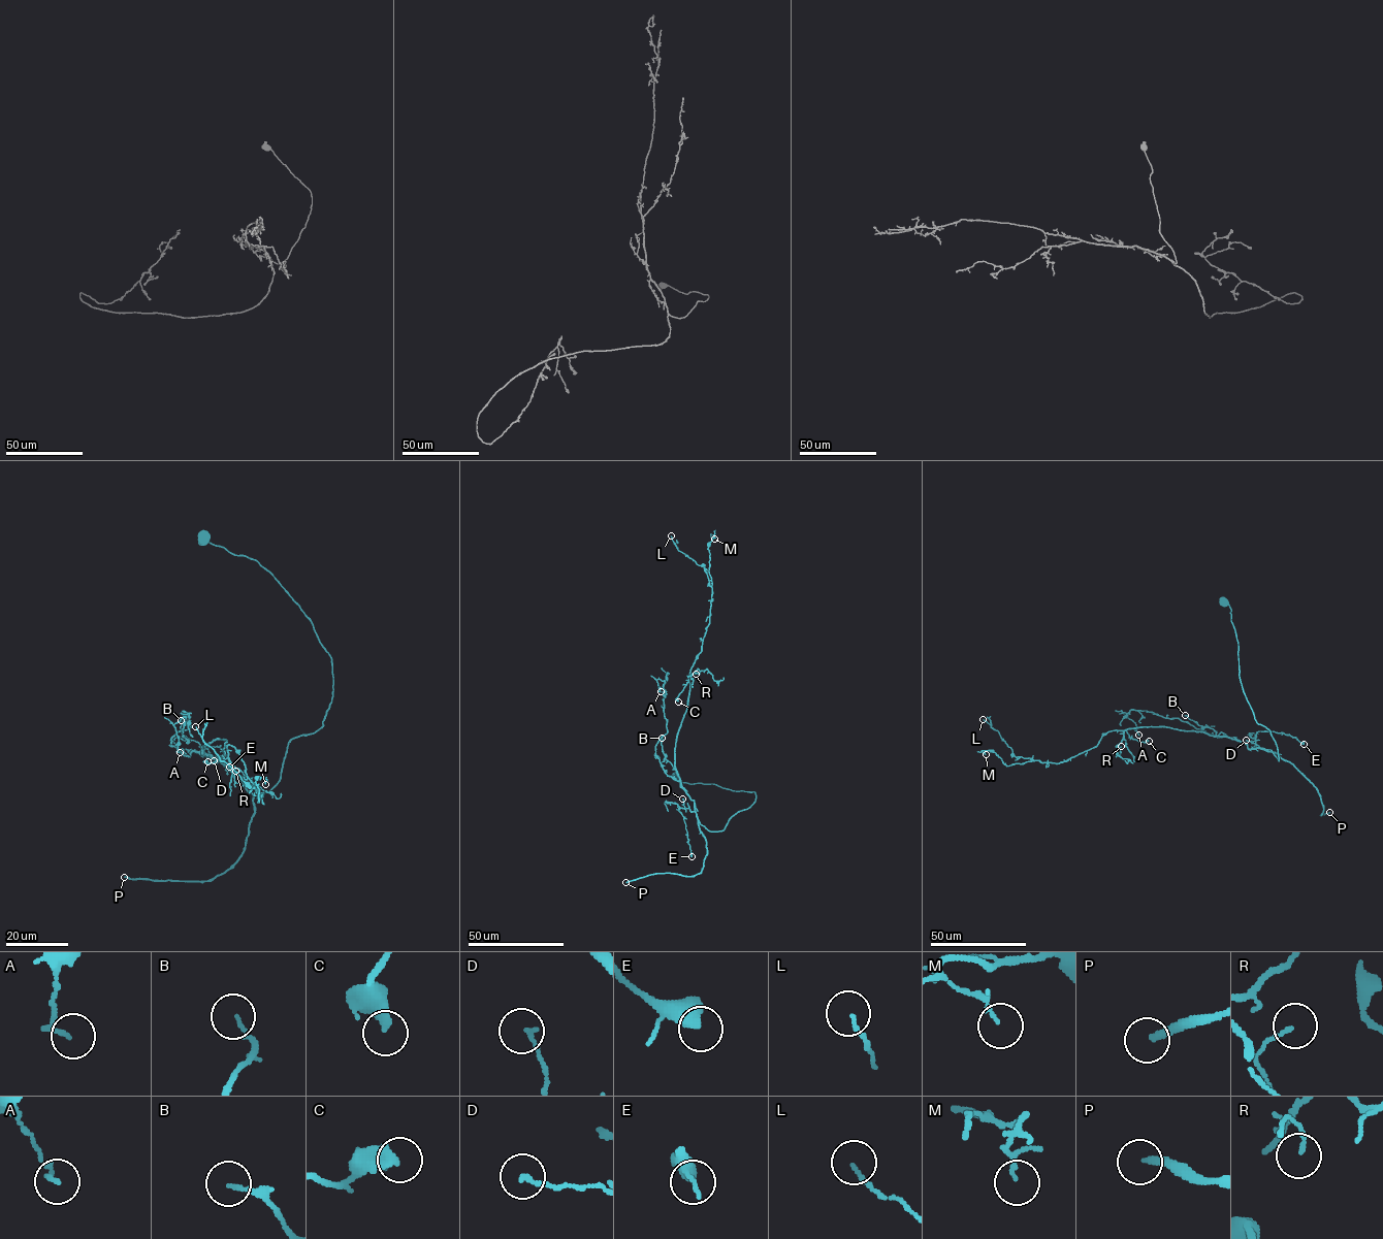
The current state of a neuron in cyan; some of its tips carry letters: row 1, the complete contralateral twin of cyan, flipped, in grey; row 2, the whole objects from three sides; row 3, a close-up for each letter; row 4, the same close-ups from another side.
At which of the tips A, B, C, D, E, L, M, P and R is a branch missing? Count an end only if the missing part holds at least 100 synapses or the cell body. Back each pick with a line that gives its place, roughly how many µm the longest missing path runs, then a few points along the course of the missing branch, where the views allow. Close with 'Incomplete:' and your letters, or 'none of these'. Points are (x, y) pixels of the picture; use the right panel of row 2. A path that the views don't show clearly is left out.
P: Place: (1329, 812). Missing length about 250 µm
Incomplete: P

